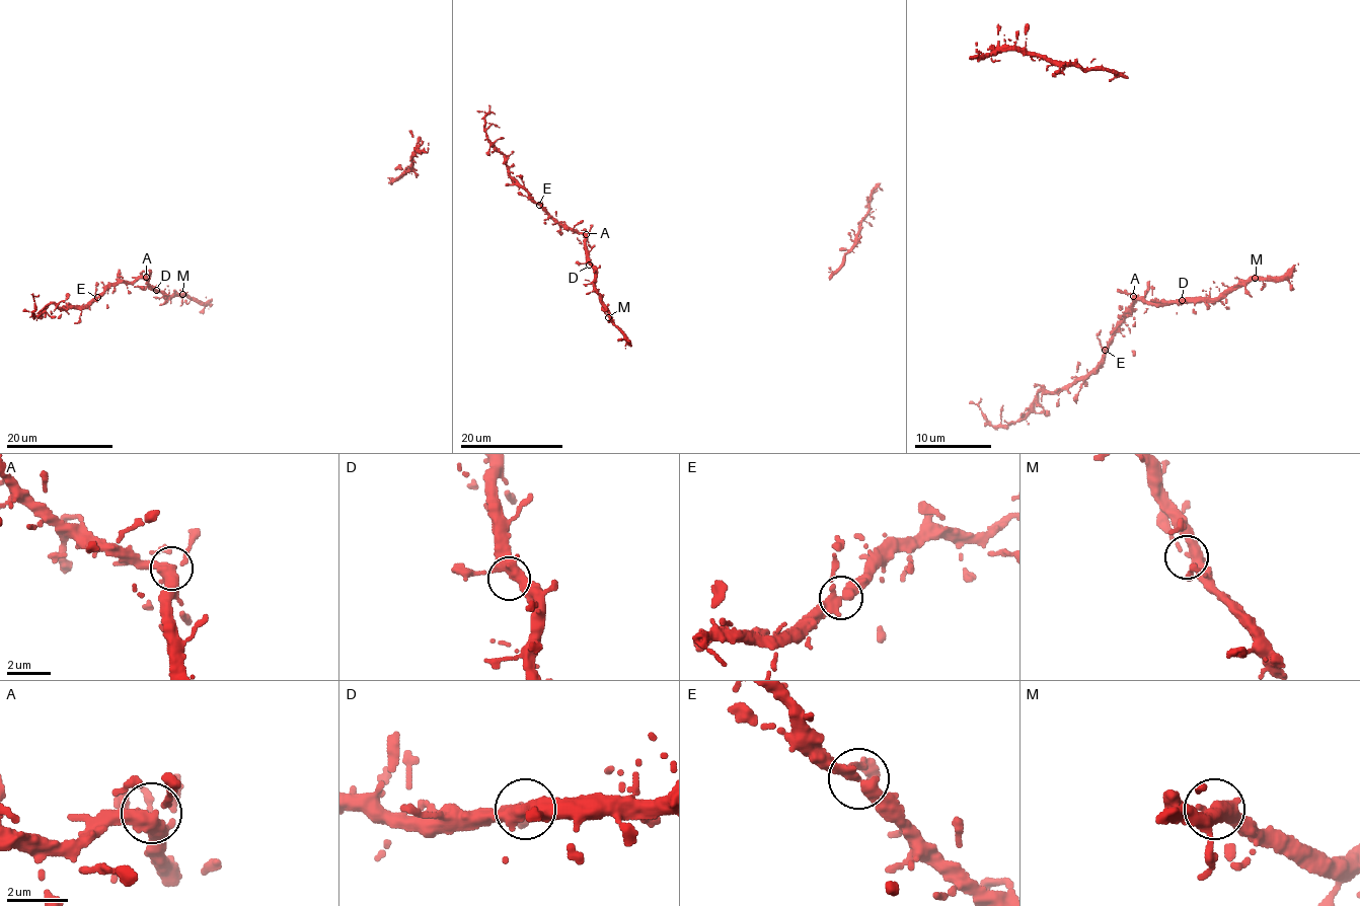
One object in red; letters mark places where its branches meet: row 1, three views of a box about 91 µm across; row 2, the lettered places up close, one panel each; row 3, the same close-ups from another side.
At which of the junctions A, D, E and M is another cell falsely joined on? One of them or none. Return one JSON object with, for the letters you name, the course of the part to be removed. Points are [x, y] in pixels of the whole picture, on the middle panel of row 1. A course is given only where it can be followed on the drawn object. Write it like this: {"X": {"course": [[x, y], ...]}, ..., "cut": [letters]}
{"cut": []}

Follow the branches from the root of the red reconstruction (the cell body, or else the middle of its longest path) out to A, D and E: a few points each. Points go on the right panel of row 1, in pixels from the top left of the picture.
A: (1249, 279), (1214, 298), (1193, 297), (1157, 303), (1141, 301), (1133, 296)
D: (1249, 279), (1228, 288), (1218, 298), (1182, 300)
E: (1249, 279), (1228, 288), (1218, 298), (1193, 297), (1157, 303), (1134, 299), (1130, 311), (1106, 351)

